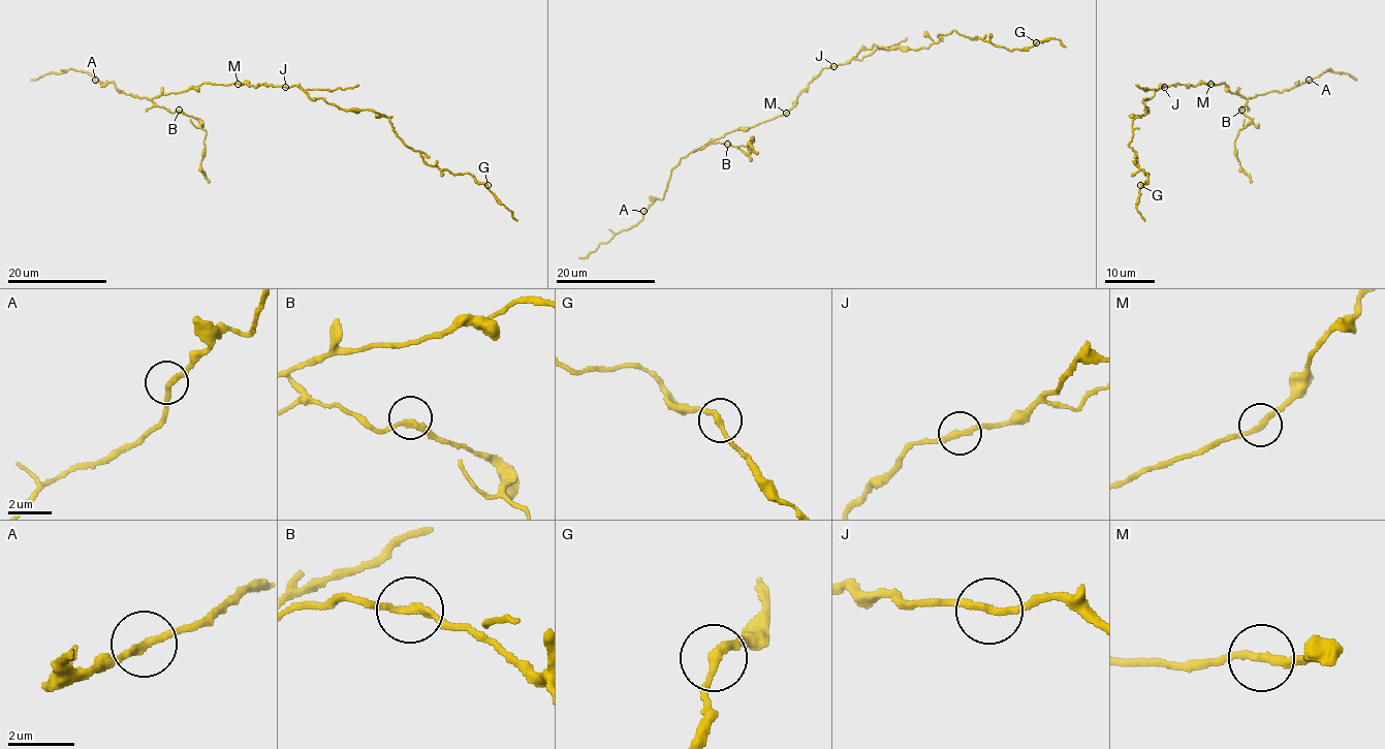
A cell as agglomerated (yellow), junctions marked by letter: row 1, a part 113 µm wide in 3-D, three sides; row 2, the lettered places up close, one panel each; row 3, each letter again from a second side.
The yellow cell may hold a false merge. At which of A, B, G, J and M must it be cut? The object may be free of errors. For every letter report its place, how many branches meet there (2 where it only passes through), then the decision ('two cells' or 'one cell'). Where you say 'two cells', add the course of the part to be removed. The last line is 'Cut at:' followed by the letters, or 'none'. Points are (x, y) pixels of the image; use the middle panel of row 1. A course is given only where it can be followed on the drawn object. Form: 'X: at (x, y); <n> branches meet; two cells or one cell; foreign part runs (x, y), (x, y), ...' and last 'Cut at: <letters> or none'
A: at (643, 211); 2 branches meet; one cell
B: at (727, 144); 2 branches meet; one cell
G: at (1036, 42); 2 branches meet; one cell
J: at (833, 66); 2 branches meet; one cell
M: at (786, 113); 2 branches meet; one cell
Cut at: none

